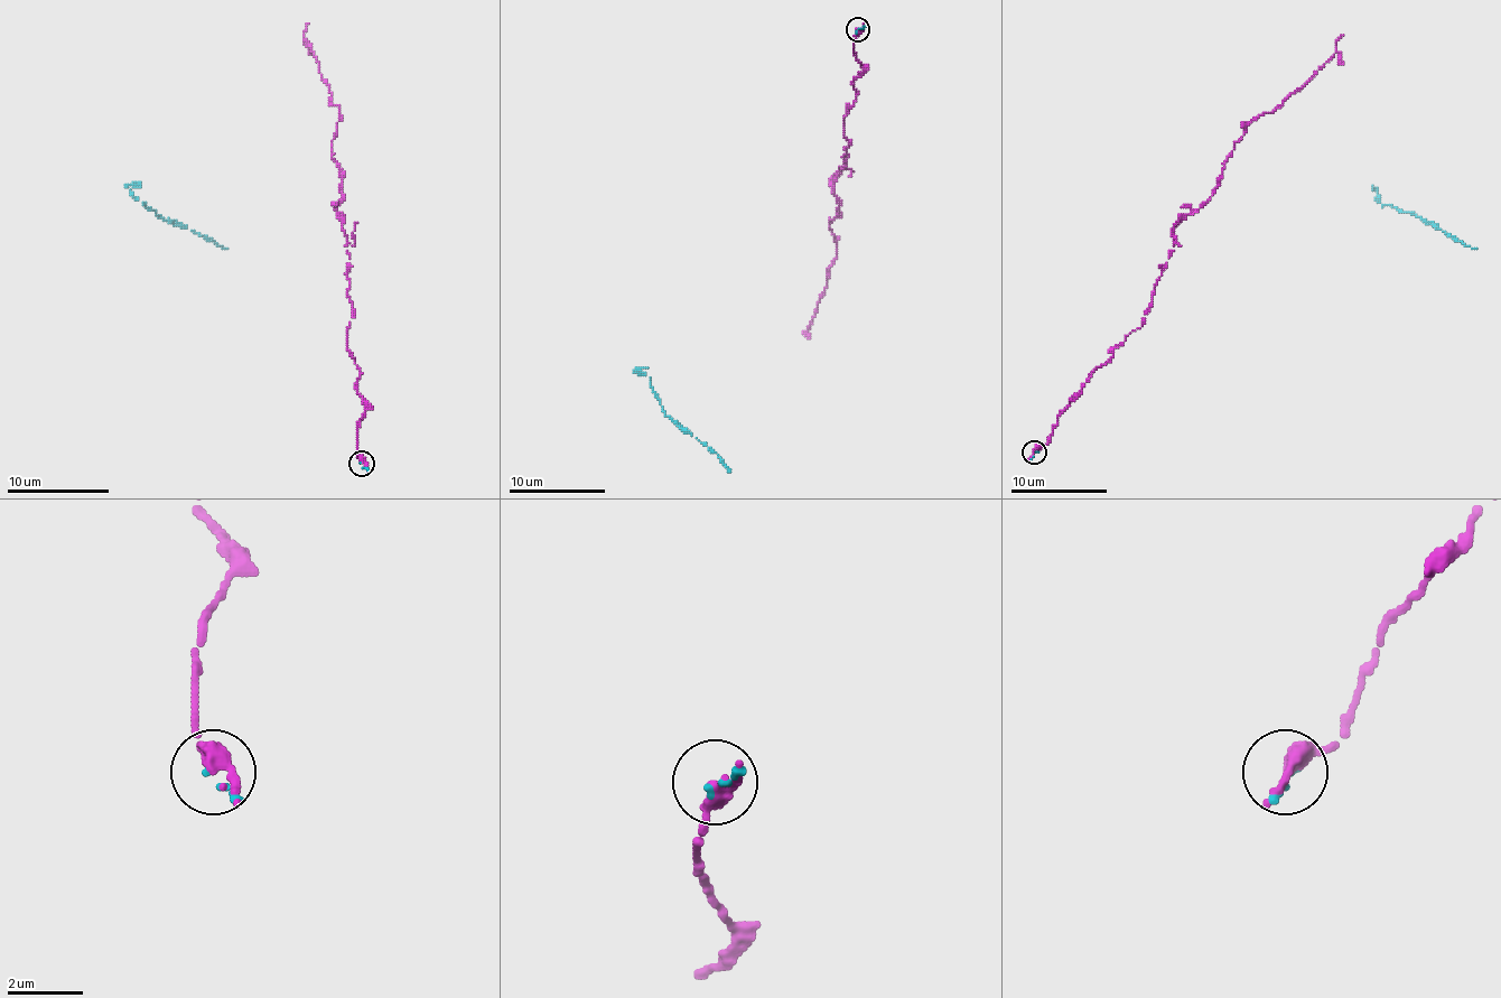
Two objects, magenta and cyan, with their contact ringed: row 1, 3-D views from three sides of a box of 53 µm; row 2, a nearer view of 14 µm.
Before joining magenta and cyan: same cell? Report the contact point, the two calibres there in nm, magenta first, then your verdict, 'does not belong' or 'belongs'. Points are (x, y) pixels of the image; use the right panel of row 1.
at (1034, 453); 320 nm thick on the magenta side, 140 nm on the other; belongs

